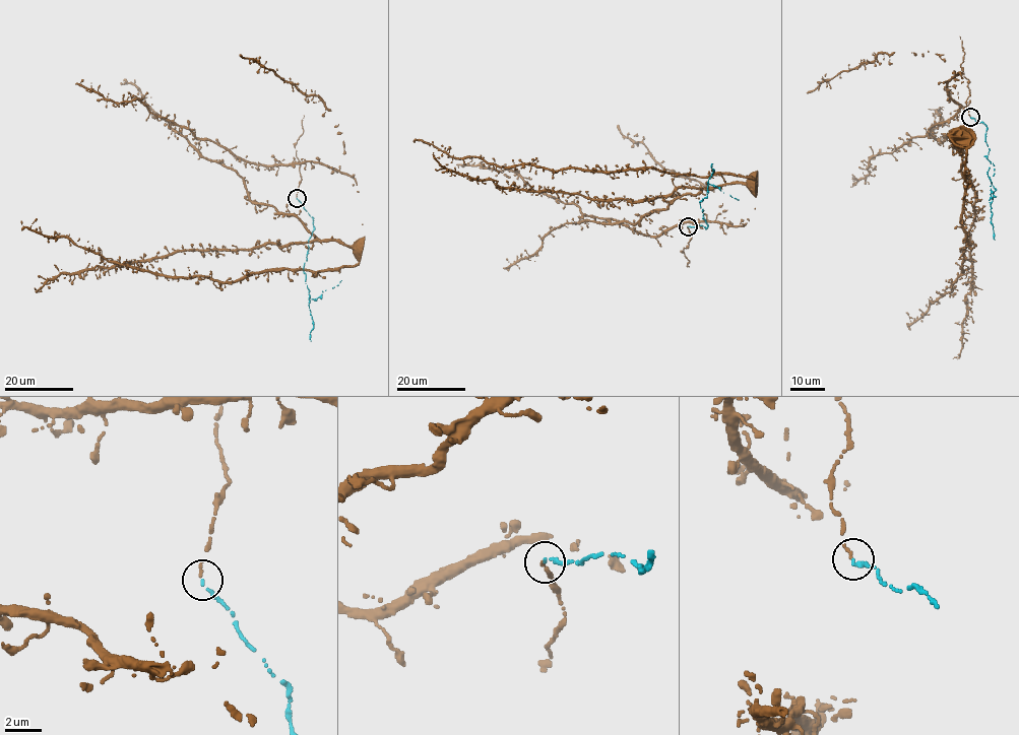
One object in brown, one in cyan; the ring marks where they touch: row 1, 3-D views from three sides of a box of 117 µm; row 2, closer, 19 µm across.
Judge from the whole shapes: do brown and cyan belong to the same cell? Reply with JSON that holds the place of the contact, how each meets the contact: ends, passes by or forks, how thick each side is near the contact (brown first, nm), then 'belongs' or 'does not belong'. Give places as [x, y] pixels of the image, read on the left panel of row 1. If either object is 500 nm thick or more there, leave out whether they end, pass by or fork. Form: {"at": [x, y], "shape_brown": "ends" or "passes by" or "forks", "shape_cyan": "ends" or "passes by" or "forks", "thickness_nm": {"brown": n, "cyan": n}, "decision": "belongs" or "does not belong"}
{"at": [297, 198], "shape_brown": "ends", "shape_cyan": "ends", "thickness_nm": {"brown": 170, "cyan": 140}, "decision": "belongs"}

